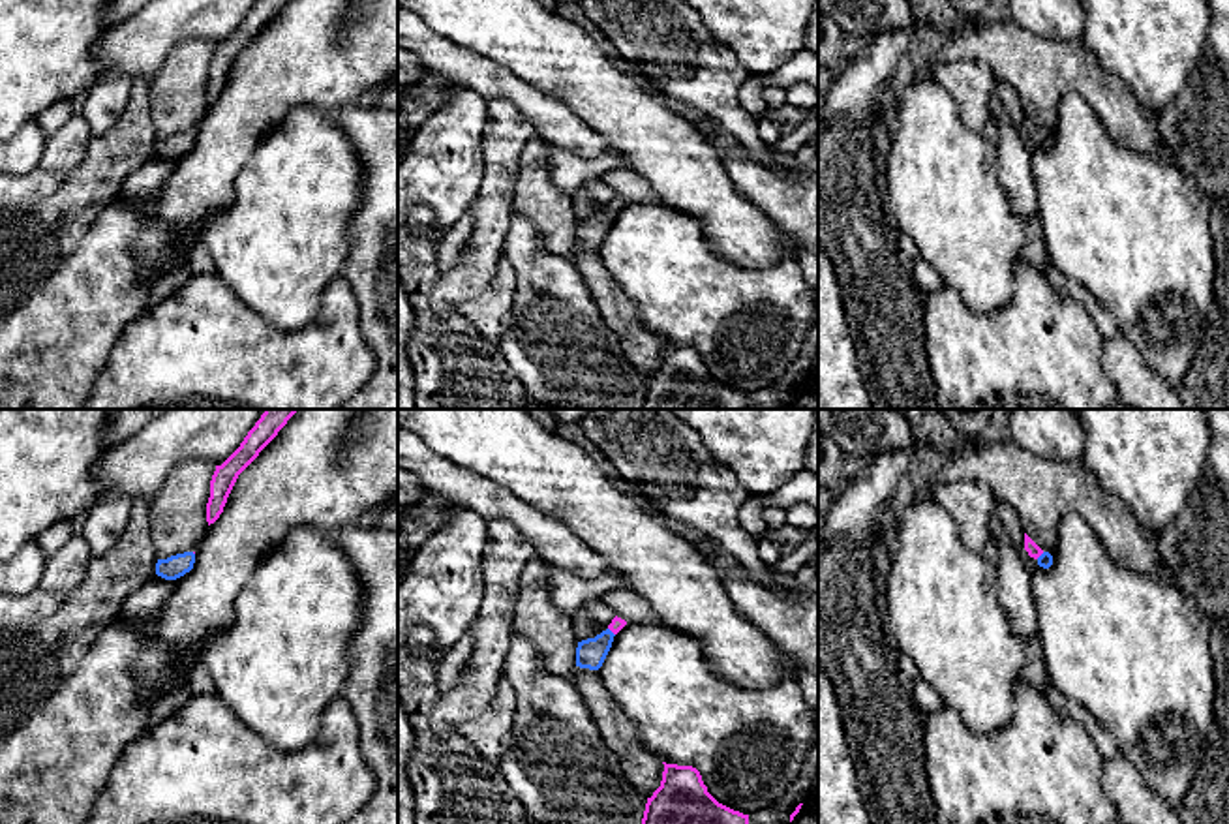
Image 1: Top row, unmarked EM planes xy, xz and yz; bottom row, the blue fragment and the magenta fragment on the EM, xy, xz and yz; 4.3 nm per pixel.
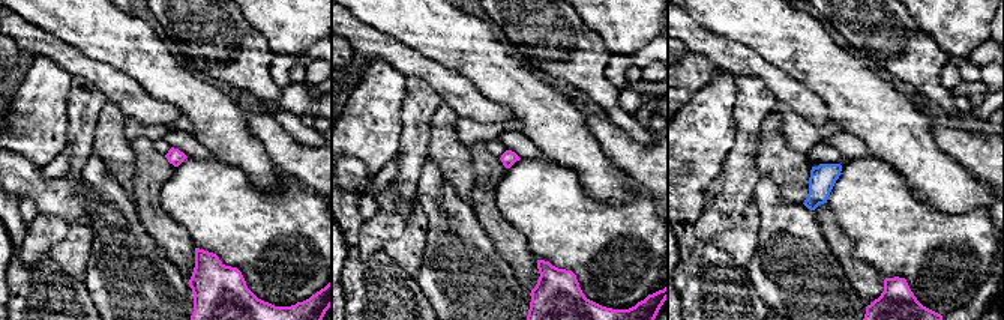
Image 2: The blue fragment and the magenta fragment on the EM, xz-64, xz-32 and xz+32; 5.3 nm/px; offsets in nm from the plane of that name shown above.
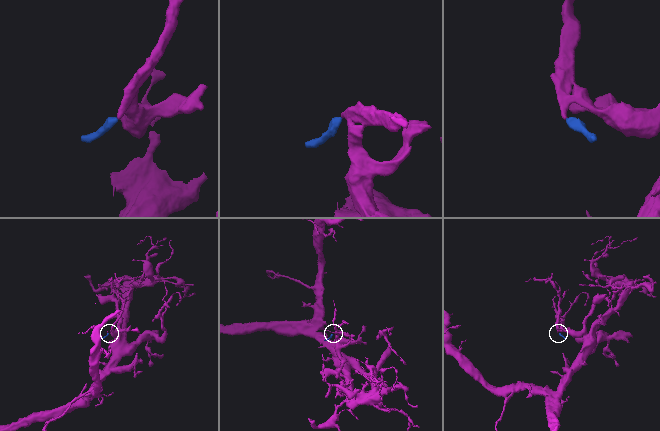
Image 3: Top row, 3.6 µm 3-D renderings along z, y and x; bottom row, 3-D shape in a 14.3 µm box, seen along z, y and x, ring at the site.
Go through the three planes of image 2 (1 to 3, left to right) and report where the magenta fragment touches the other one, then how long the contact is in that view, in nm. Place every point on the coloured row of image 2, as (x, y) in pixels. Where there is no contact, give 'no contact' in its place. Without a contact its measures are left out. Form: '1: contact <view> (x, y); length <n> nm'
1: no contact
2: no contact
3: no contact

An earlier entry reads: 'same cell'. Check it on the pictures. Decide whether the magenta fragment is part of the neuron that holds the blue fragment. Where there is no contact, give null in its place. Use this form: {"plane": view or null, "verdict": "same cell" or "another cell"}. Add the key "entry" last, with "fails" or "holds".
{"plane": "xz", "verdict": "same cell", "entry": "holds"}

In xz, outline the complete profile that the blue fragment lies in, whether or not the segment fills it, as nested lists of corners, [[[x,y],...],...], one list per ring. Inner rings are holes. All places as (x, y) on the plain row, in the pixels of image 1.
[[[614,197],[606,210],[595,218],[578,221],[576,227],[576,246],[599,250],[612,227],[614,216],[627,205],[625,199]]]

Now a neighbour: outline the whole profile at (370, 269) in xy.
[[[358,103],[330,118],[353,143],[364,175],[357,212],[347,223],[351,248],[341,276],[353,289],[358,327],[375,357],[373,375],[340,409],[398,409],[398,109]]]

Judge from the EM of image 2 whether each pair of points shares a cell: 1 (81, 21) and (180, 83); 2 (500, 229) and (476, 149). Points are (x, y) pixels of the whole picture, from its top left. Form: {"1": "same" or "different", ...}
{"1": "same", "2": "same"}

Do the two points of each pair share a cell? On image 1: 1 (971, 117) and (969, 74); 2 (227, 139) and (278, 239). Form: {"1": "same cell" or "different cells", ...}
{"1": "same cell", "2": "different cells"}

